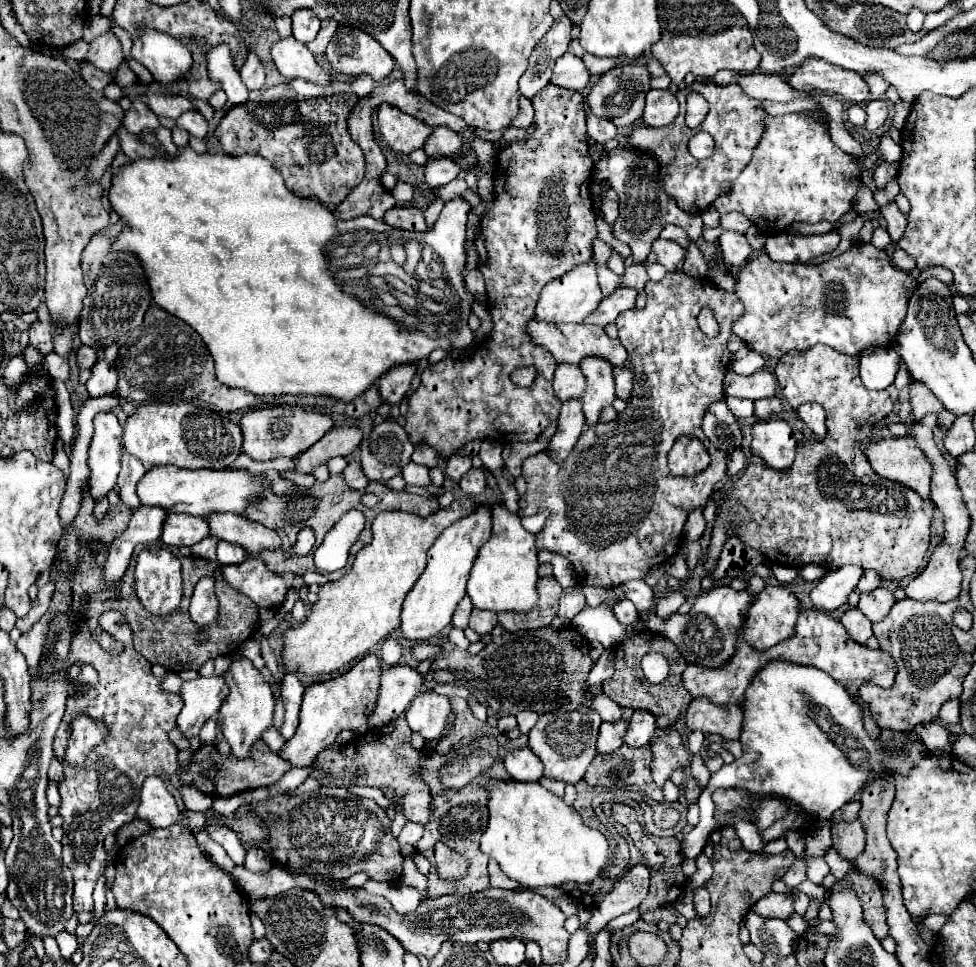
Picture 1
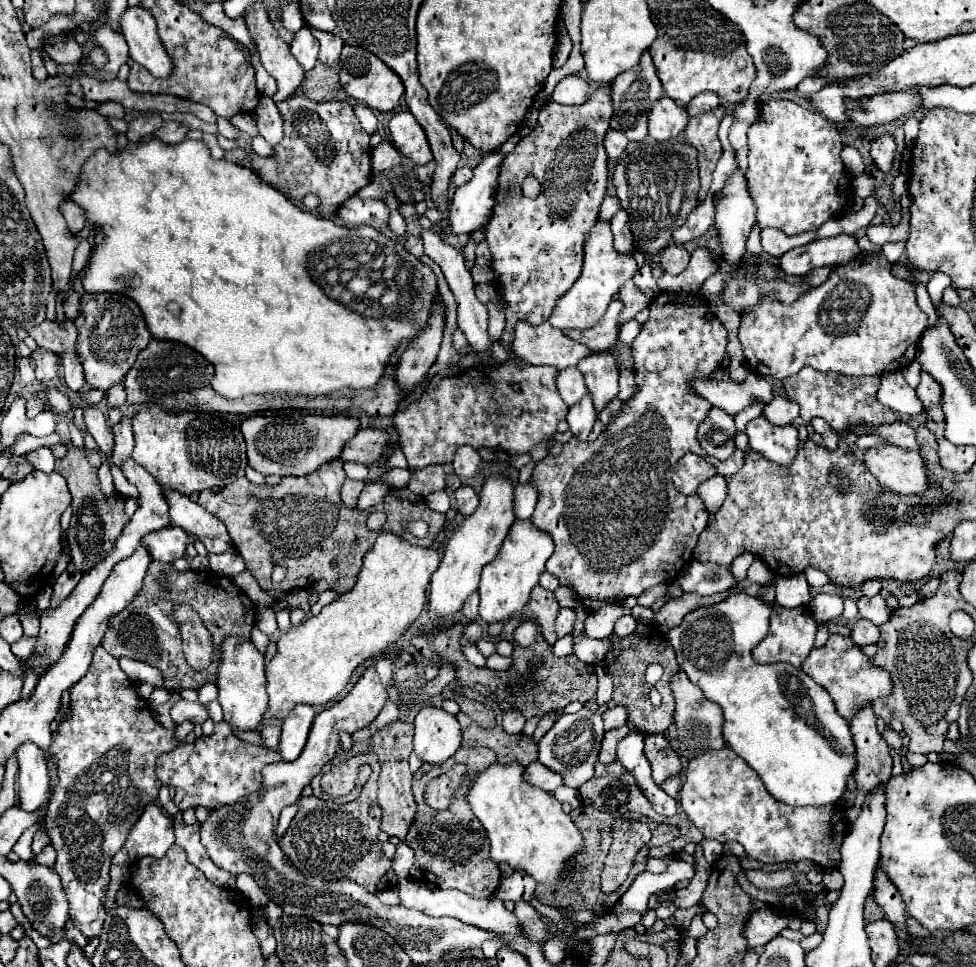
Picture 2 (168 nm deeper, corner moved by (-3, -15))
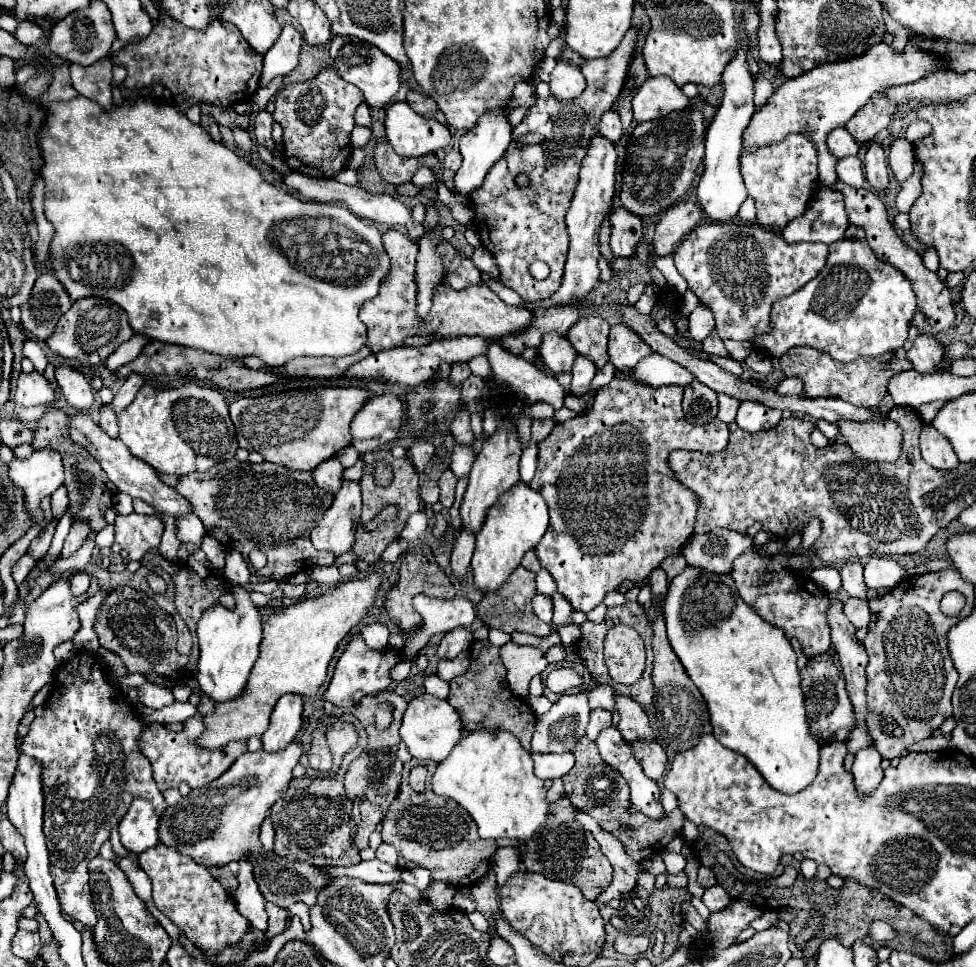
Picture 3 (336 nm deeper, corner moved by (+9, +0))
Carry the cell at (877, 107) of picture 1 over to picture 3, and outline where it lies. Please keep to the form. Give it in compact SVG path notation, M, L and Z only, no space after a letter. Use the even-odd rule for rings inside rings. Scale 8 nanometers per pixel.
M867 144L865 154L865 178L877 192L889 190L889 170L885 162L885 150L881 144Z

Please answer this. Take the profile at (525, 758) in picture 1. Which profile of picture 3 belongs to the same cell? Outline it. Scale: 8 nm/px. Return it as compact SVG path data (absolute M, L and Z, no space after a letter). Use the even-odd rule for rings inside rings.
M563 752L563 754L533 754L533 762L535 762L537 778L555 780L555 778L563 778L575 766L575 756L571 752Z

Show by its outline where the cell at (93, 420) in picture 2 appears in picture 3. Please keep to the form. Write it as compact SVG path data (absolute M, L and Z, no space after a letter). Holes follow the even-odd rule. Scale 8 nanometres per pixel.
M65 364L57 366L55 380L57 380L65 400L69 402L69 406L73 406L79 412L89 412L89 408L93 404L93 388L77 368L71 368Z

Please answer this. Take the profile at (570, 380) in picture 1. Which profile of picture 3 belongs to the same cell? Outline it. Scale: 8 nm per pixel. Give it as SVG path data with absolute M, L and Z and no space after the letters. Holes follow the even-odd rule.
M547 332L547 336L543 336L539 344L539 356L555 374L559 374L571 370L577 352L575 348L571 348L571 342L565 336L559 336L557 332Z

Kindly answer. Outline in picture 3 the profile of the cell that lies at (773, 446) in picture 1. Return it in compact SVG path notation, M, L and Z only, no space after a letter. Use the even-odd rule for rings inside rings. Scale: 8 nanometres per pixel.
M743 402L737 412L737 426L745 432L759 432L777 426L781 420L781 412L775 408L767 408L757 402Z

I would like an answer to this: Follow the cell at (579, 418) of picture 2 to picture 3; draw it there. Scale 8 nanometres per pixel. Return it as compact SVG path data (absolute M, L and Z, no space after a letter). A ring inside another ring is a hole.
M577 356L573 362L573 382L571 382L573 394L583 396L585 392L589 392L595 372L597 372L597 368L595 368L595 364L591 364L591 360Z

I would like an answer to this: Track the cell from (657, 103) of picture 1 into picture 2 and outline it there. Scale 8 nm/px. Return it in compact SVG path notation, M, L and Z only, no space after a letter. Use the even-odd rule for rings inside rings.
M661 97L653 103L648 116L648 135L655 141L667 141L677 137L689 121L689 115L673 99Z

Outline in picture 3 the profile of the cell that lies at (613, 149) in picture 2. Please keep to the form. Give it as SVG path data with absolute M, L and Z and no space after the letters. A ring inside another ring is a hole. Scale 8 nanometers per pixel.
M609 110L603 114L603 118L599 122L599 132L611 142L617 142L621 138L621 134L623 134L621 120L619 120L619 114L615 110Z

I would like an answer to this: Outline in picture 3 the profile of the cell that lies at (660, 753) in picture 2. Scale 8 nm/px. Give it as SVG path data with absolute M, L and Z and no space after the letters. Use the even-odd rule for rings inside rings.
M615 696L615 708L619 712L619 732L623 740L635 742L635 740L653 740L653 730L649 728L647 714L643 712L641 704L627 696ZM625 718L625 720L621 720Z

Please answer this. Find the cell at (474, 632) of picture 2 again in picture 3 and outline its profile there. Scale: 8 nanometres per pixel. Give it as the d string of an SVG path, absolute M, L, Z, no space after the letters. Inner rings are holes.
M415 596L413 598L415 610L423 616L423 626L411 634L407 634L405 652L417 654L433 634L445 634L453 628L469 628L475 620L475 608L469 598L455 596L451 600L437 600L429 596Z

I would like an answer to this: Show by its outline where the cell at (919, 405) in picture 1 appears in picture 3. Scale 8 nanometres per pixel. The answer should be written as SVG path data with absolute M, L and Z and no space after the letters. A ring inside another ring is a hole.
M919 334L913 346L907 350L907 358L917 372L935 372L935 364L943 358L945 346L933 334Z

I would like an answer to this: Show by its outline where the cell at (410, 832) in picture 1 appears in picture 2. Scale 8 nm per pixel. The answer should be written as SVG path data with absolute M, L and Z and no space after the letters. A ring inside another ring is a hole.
M401 841L397 845L397 853L393 857L393 871L403 879L403 877L409 877L409 869L413 867L415 863L415 853L411 851L411 847L407 847L405 841Z

